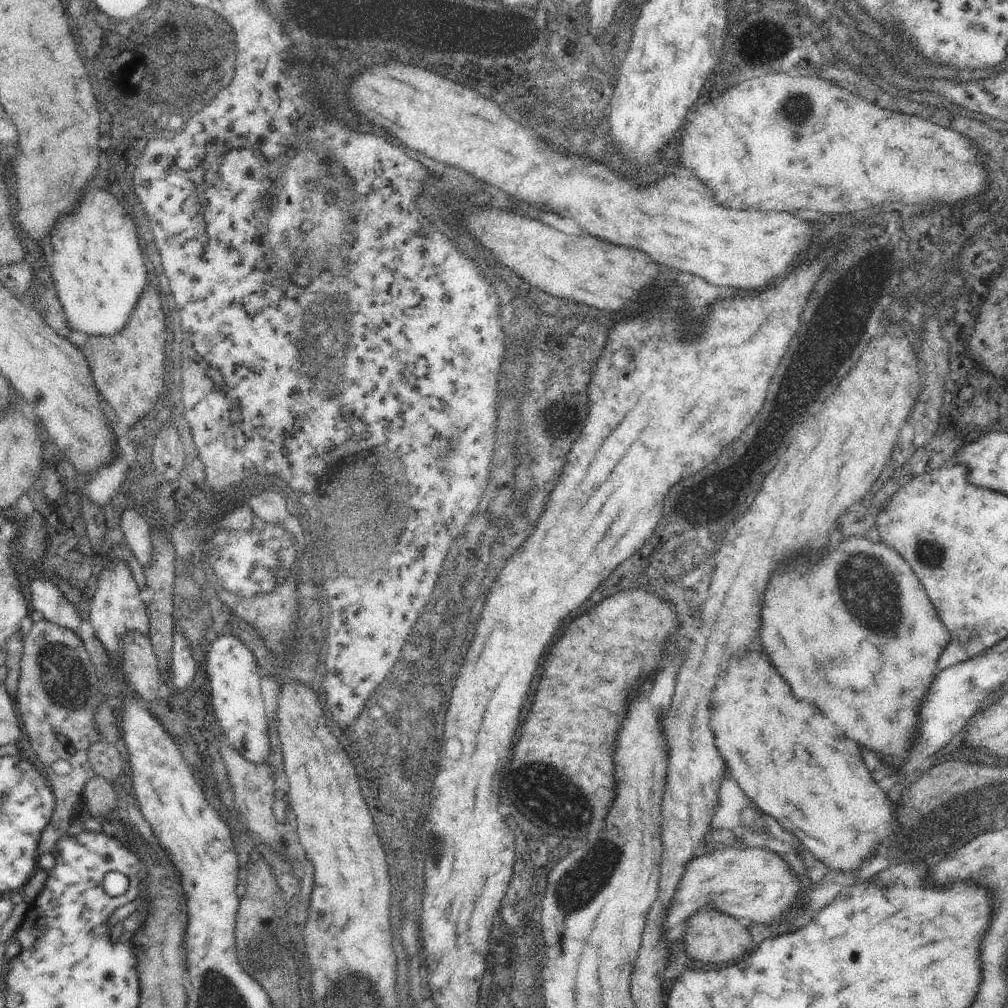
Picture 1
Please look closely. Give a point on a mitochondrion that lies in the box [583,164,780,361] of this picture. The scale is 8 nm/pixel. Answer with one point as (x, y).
(657, 317)

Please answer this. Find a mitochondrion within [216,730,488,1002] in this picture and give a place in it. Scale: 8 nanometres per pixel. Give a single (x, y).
(257, 952)

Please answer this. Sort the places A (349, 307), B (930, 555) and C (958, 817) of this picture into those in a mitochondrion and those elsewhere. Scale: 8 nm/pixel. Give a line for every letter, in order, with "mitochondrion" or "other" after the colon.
A: mitochondrion
B: mitochondrion
C: mitochondrion

